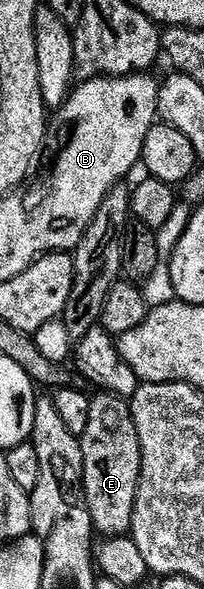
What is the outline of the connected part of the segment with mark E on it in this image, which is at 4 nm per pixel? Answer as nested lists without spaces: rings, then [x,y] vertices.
[[[95,393],[90,399],[88,428],[84,428],[80,441],[82,443],[82,455],[84,456],[82,487],[86,493],[86,503],[88,504],[93,529],[95,531],[107,530],[105,533],[110,536],[129,531],[134,524],[134,505],[136,504],[138,485],[142,475],[140,436],[136,432],[136,420],[130,411],[129,401],[121,398],[119,394]]]

